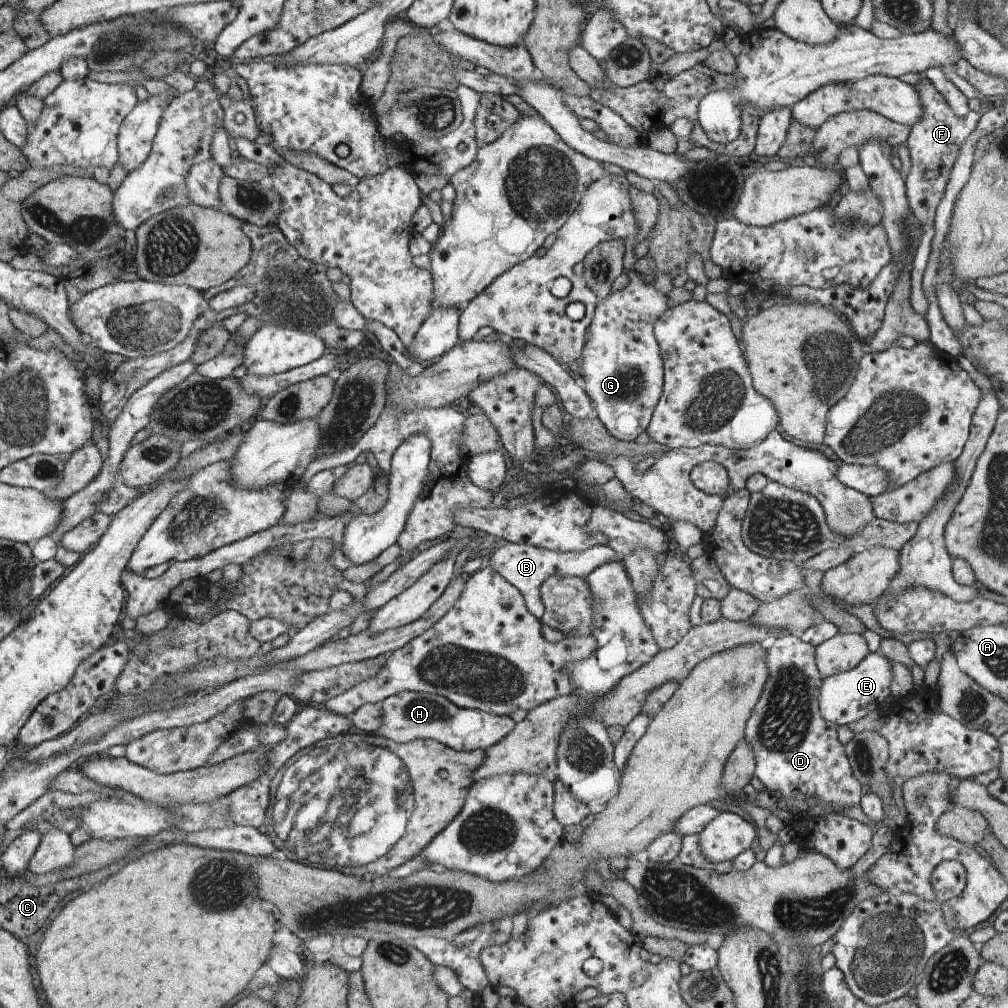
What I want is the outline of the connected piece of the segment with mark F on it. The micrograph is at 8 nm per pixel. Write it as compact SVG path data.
M922 76L914 86L918 93L923 111L920 120L911 126L907 137L907 147L911 156L911 173L906 178L907 199L911 208L912 223L915 227L922 225L932 226L936 206L942 200L950 170L958 158L958 152L970 132L976 128L980 117L979 112L970 111L966 117L960 118L949 109L944 97L935 89L935 86Z

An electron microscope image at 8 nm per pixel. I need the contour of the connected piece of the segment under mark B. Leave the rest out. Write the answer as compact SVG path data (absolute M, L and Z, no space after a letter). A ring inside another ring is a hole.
M507 543L496 550L490 559L490 568L493 568L504 580L507 580L514 588L518 589L524 597L527 609L537 619L541 619L545 606L541 601L540 585L550 575L572 575L573 577L587 577L593 570L610 561L623 562L614 549L606 545L594 545L585 551L560 552L535 547L524 543Z

